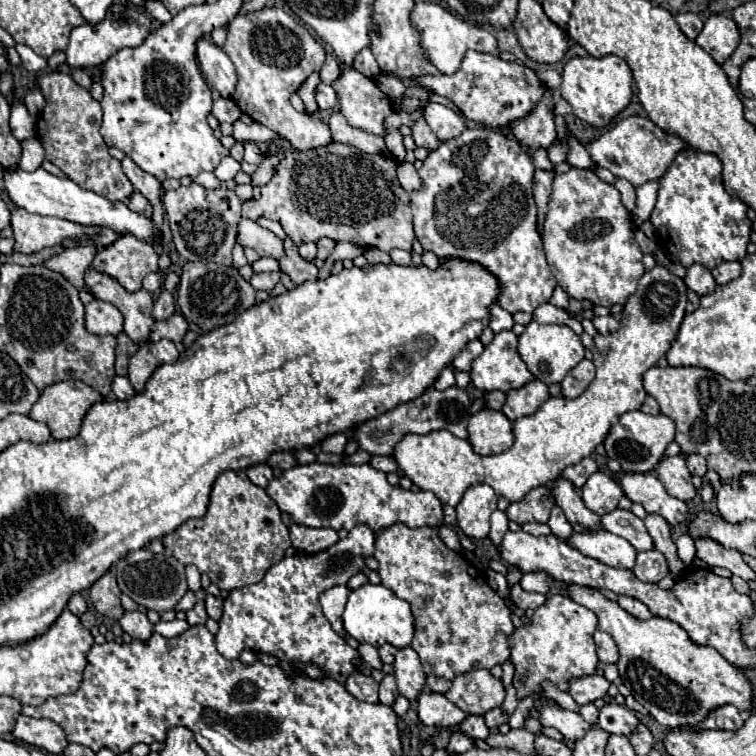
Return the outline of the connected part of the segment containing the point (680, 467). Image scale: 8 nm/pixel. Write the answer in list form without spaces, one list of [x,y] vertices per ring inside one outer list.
[[[682,454],[664,458],[658,464],[658,478],[664,484],[666,492],[674,498],[690,502],[696,496],[696,488],[692,484],[692,476],[686,468],[686,458]]]

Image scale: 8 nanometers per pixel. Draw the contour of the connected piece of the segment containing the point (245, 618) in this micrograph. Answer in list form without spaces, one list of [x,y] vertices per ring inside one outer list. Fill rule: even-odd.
[[[358,524],[334,546],[316,554],[286,556],[266,570],[262,582],[230,590],[224,600],[224,614],[218,622],[218,652],[228,660],[236,660],[242,650],[270,654],[288,676],[306,676],[302,670],[294,668],[294,664],[314,664],[322,668],[324,678],[332,678],[340,684],[352,674],[370,676],[372,666],[368,662],[362,660],[360,668],[354,666],[354,660],[360,658],[358,650],[334,634],[330,622],[326,622],[322,614],[318,598],[332,586],[348,584],[348,580],[366,566],[364,560],[372,554],[374,534],[366,524]]]

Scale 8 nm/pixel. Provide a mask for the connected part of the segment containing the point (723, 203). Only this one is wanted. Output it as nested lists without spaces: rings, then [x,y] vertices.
[[[686,148],[676,154],[668,172],[660,178],[658,202],[650,222],[654,224],[660,248],[678,258],[684,268],[702,264],[712,270],[726,260],[742,260],[746,256],[752,232],[752,222],[746,212],[748,206],[726,192],[718,156]]]

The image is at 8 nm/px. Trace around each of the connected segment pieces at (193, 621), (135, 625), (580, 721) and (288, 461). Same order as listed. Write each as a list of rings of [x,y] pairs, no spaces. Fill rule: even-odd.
[[[198,602],[192,610],[188,610],[186,612],[186,622],[190,624],[190,626],[196,626],[196,624],[204,624],[208,620],[208,614],[206,614],[206,610],[204,610],[204,606],[202,606],[202,602]]]
[[[124,612],[124,616],[118,620],[122,630],[128,632],[134,640],[148,640],[152,636],[152,624],[146,618],[144,612]]]
[[[560,706],[540,708],[540,722],[544,726],[556,728],[564,738],[568,738],[572,742],[580,740],[590,730],[590,724],[580,714],[564,710]]]
[[[274,452],[274,454],[270,454],[268,456],[268,462],[266,462],[268,466],[276,466],[276,468],[280,468],[280,470],[290,470],[290,468],[294,468],[298,462],[296,462],[296,458],[290,454],[290,452]]]

